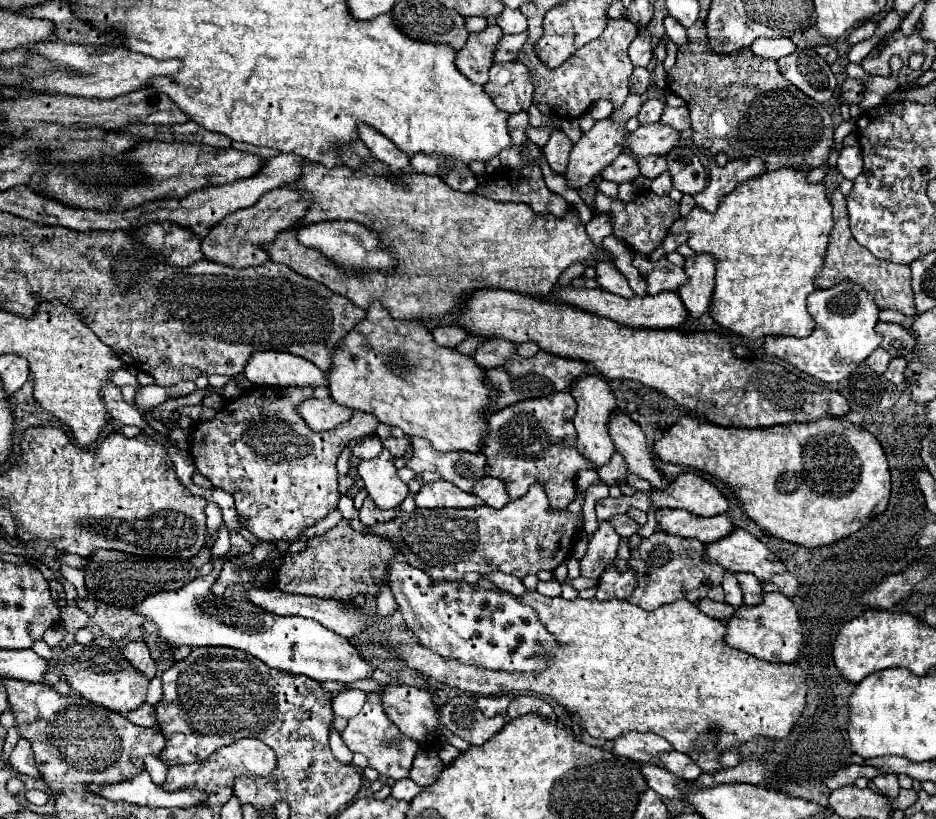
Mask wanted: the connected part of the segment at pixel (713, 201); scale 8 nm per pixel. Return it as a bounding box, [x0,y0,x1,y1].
[696,158,766,212]

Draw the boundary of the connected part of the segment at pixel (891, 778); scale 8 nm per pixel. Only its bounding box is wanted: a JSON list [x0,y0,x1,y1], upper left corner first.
[873,774,900,797]

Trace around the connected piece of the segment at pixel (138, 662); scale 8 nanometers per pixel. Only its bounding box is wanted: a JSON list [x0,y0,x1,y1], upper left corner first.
[122,642,156,680]

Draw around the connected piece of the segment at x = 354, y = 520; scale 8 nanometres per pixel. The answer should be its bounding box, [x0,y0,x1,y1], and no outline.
[338,484,582,582]

